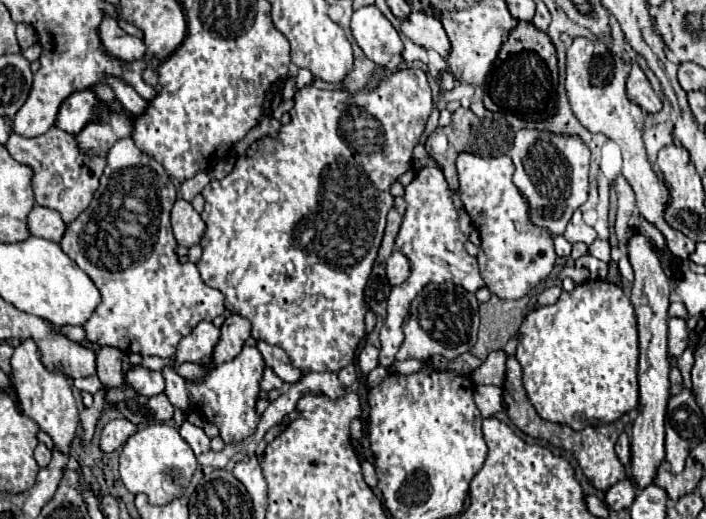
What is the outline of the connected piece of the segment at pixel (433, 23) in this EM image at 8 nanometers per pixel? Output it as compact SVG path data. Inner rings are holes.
M411 12L405 20L401 20L401 32L423 48L433 48L441 56L449 52L449 40L435 16L427 16L423 12Z

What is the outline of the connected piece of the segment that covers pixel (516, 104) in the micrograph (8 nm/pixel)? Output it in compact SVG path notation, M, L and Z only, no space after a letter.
M519 22L507 42L503 42L485 82L485 108L513 114L521 120L547 120L557 112L557 78L557 52L547 32L535 28L531 22Z

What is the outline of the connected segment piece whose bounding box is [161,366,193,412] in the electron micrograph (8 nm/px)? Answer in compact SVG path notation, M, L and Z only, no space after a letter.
M165 366L165 368L161 370L161 374L163 374L165 384L167 384L165 394L167 394L169 402L171 402L173 406L185 410L185 412L191 412L193 406L191 406L191 402L189 402L189 394L187 394L187 388L185 388L185 380L177 374L175 366Z

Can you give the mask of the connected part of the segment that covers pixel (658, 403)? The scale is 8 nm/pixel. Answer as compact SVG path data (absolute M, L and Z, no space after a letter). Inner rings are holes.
M631 234L629 260L635 270L635 282L631 290L631 304L635 308L639 324L639 416L633 422L631 450L633 450L633 480L639 488L653 482L659 462L665 458L665 410L669 400L669 354L667 354L667 308L669 308L669 276L663 270L661 258L653 248L653 242L643 234Z

